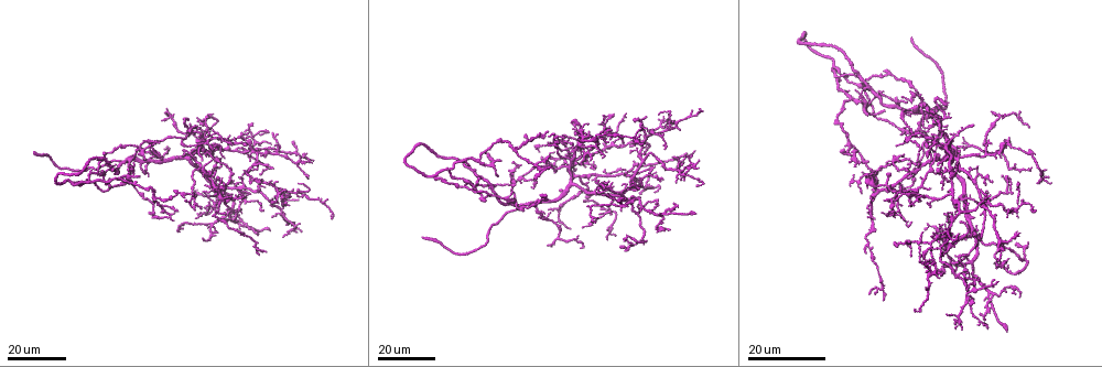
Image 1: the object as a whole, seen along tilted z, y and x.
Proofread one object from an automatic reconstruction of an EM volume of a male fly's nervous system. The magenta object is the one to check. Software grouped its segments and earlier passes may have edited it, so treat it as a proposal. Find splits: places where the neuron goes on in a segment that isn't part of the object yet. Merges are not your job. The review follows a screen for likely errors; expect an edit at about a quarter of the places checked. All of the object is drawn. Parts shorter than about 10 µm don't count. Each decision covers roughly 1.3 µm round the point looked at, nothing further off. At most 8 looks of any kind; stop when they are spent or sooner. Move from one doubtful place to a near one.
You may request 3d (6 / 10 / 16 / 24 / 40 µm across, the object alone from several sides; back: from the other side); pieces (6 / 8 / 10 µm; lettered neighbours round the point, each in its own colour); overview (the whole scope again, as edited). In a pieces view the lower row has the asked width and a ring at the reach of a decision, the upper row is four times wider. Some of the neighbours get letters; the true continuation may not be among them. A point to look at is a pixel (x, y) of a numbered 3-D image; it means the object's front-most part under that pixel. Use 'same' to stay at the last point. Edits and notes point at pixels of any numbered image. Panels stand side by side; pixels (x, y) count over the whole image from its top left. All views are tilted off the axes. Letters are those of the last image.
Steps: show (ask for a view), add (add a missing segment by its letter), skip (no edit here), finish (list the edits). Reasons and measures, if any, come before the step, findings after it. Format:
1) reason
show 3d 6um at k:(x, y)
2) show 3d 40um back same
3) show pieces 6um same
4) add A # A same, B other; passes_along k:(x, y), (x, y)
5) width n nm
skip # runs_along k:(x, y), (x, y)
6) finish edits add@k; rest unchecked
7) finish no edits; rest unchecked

free end
show 3d 24um at 1:(642, 142)

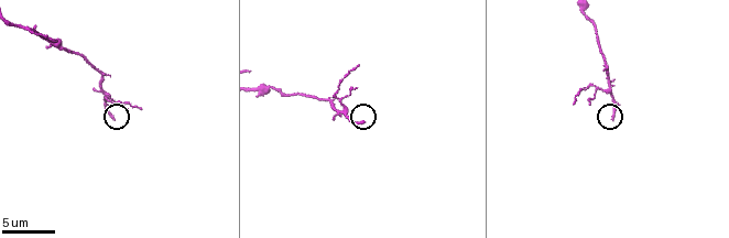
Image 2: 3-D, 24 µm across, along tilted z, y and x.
show pieces 8um at 2:(364, 120)

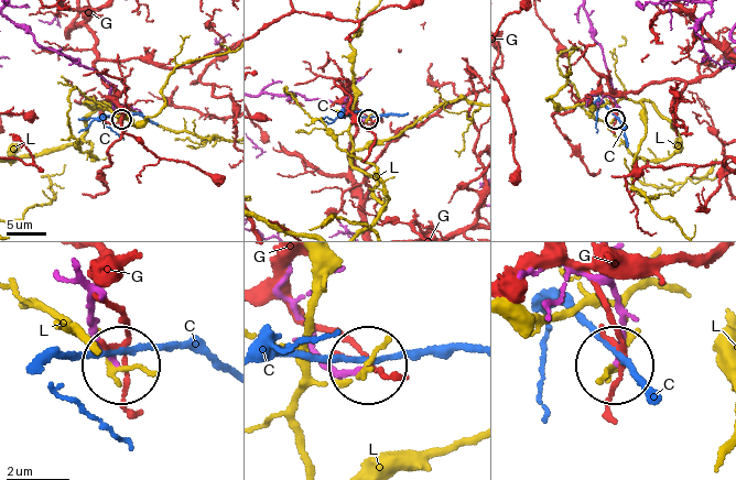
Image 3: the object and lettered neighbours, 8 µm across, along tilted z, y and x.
width 150 nm
skip # C other, G other, L other; runs_along 3:(587, 14), (612, 80), (614, 118); no lettered segment goes on from it

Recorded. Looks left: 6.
branch stops here
show 3d 16um at 1:(128, 171)

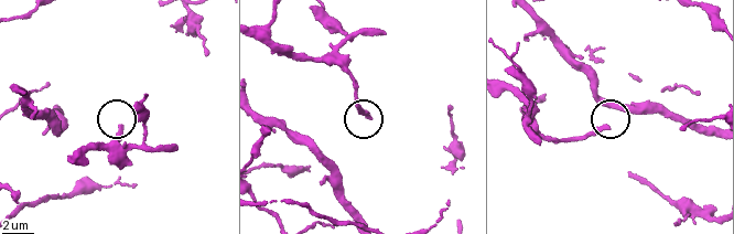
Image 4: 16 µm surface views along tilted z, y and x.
show pieces 10um at 4:(368, 118)

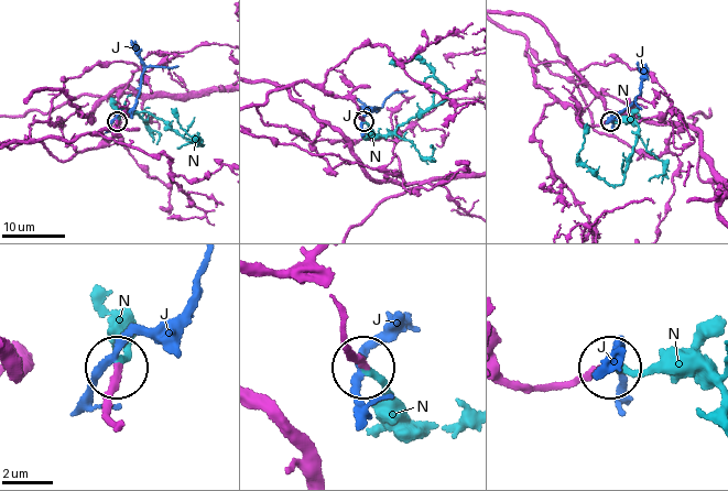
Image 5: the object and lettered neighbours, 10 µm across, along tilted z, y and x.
add N # J other, N same; passes_along 5:(346, 329), (349, 359), (393, 406), (422, 423); it goes on there

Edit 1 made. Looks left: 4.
show overview

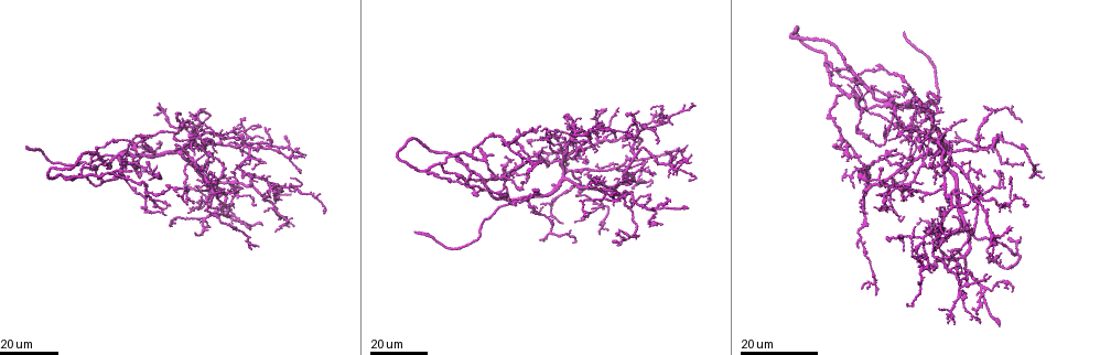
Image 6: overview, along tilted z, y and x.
free end
show 3d 24um at 6:(146, 211)

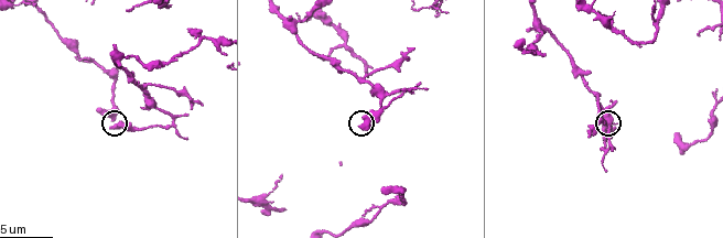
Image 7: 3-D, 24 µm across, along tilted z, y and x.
show pieces 8um at 7:(362, 126)

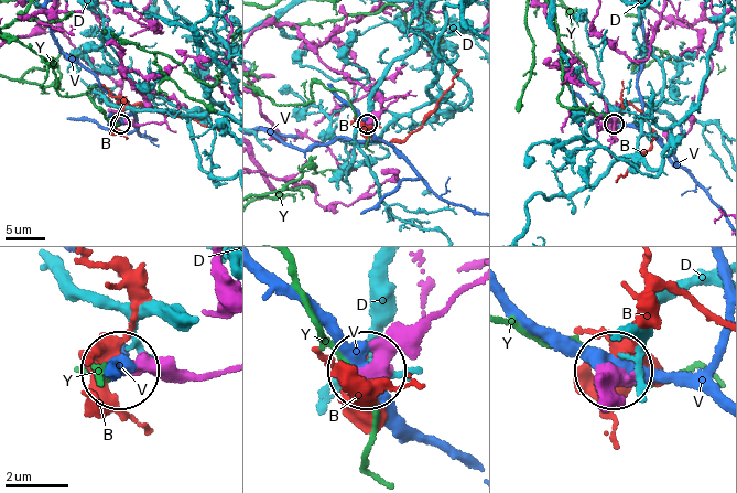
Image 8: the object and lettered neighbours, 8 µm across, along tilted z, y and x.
skip # B other, D other, V other, Y other; runs_along 8:(318, 57), (376, 95), (388, 98), (401, 96), (366, 121); none of them fits

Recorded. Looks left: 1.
free end
show pieces 8um at 7:(522, 40)

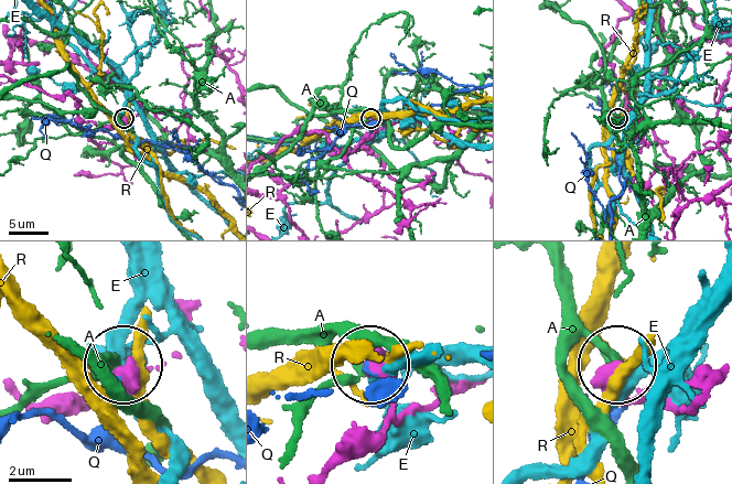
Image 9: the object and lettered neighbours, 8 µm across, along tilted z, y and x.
skip # A other, E other, Q other, R other; none of them fits

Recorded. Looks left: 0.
finish edits add@5; rest unchecked

